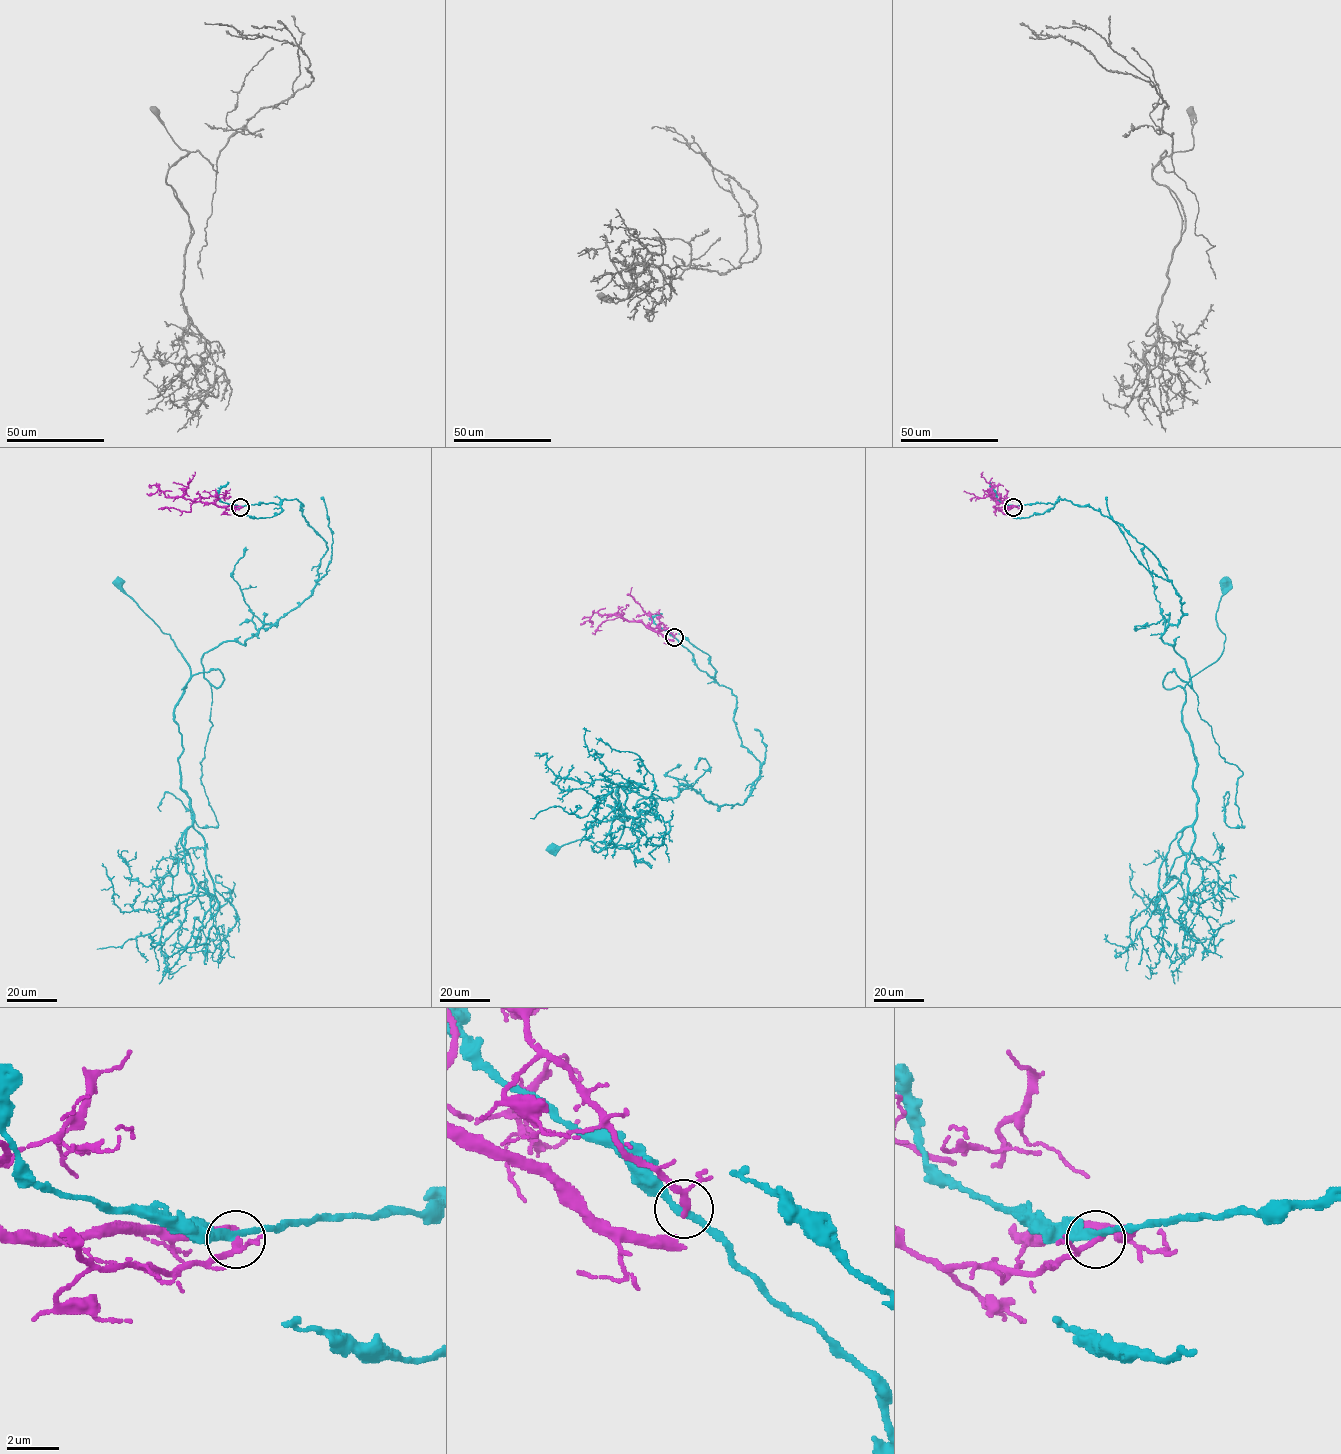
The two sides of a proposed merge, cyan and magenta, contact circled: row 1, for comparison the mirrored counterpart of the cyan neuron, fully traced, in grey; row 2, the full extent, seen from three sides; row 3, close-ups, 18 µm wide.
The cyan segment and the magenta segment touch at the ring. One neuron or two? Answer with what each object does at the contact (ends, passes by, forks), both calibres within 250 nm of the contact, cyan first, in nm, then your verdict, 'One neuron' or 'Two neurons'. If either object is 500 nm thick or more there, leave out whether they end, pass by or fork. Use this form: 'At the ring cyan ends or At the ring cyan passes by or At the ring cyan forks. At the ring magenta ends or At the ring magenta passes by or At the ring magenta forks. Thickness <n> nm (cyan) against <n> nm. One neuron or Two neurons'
At the ring cyan passes by. At the ring magenta forks. Thickness 280 nm (cyan) against 160 nm. Two neurons

